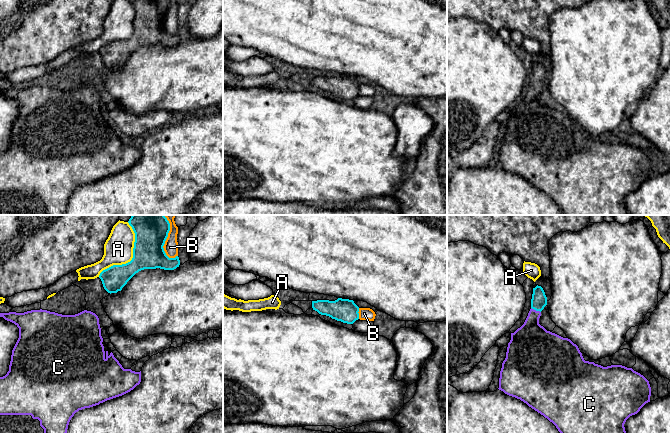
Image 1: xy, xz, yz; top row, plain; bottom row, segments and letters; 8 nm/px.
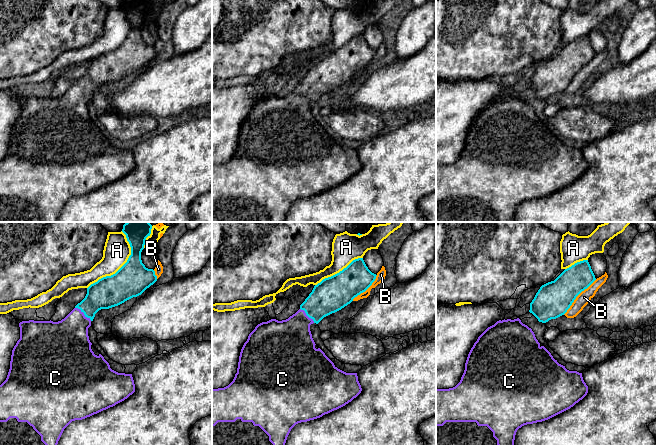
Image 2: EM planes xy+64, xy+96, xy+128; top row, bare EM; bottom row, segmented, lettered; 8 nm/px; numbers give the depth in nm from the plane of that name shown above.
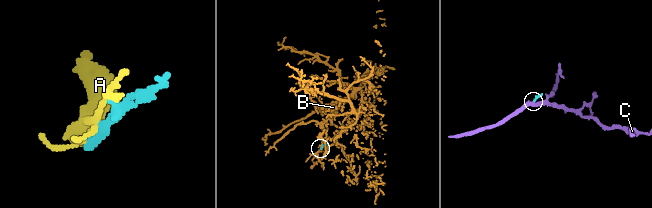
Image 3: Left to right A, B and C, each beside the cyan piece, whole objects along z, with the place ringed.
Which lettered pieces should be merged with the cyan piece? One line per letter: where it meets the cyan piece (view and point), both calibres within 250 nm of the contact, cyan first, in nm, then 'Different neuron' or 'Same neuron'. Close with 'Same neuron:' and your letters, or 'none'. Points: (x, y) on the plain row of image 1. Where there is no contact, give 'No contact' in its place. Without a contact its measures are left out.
A: Touches cyan at xy (132, 35). Thickness 260 nm (cyan) against 240 nm. Different neuron
B: Touches cyan at xy (164, 19). Thickness 260 nm (cyan) against 110 nm. Different neuron
C: Touches cyan at yz (536, 86). Thickness 130 nm (cyan) against 280 nm. Same neuron
Same neuron: C

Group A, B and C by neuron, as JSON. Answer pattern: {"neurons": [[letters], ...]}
{"neurons": [["A"], ["B"], ["C"]]}

